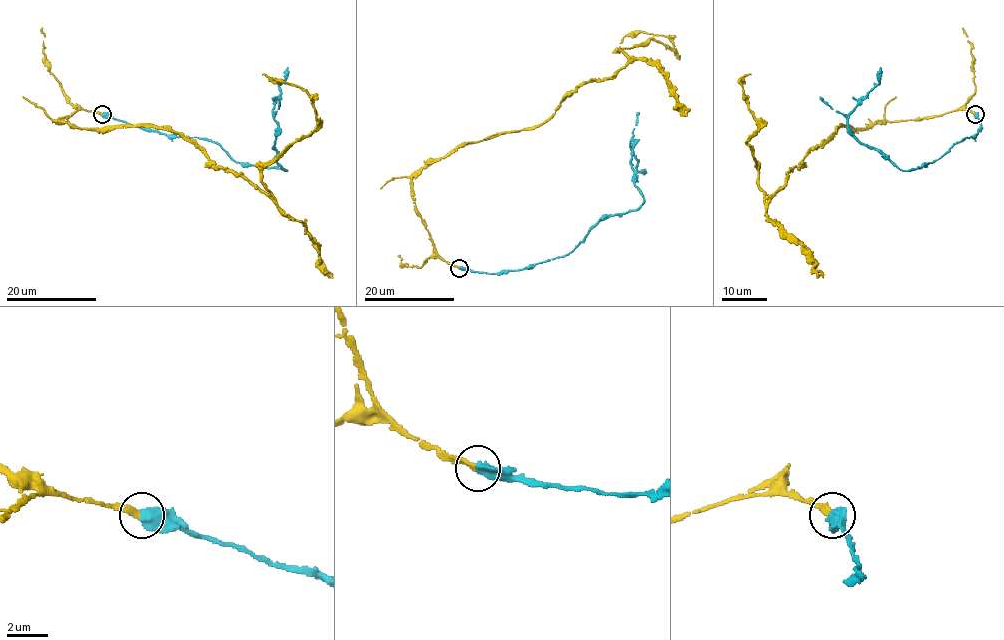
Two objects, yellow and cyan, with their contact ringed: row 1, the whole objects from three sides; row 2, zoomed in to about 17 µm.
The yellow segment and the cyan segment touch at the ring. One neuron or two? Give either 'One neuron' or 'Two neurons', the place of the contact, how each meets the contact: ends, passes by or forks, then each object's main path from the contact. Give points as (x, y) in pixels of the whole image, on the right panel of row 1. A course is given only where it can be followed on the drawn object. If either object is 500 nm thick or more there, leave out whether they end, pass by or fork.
One neuron. Place: (975, 114). Course of yellow: (975, 114), (959, 110), (870, 128), (841, 126), (768, 195), (747, 140), (756, 119), (740, 82), (751, 74). Course of cyan: (975, 114), (981, 123), (975, 135), (935, 161), (901, 170), (847, 123), (879, 81), (880, 67)

